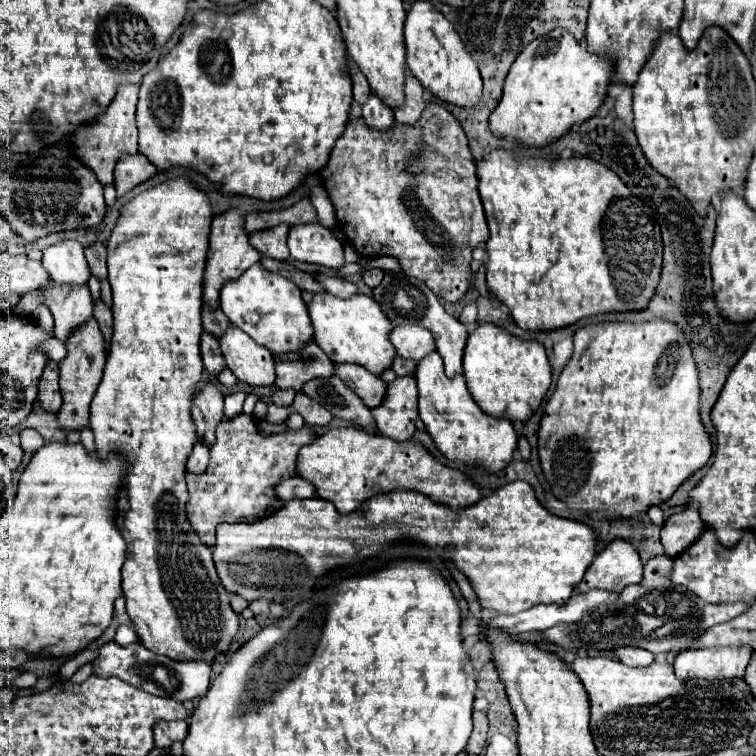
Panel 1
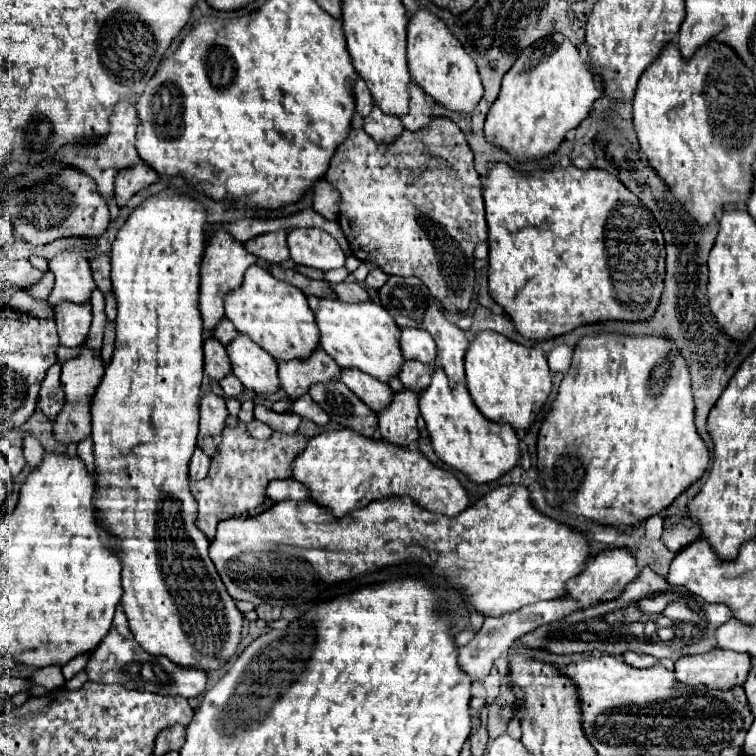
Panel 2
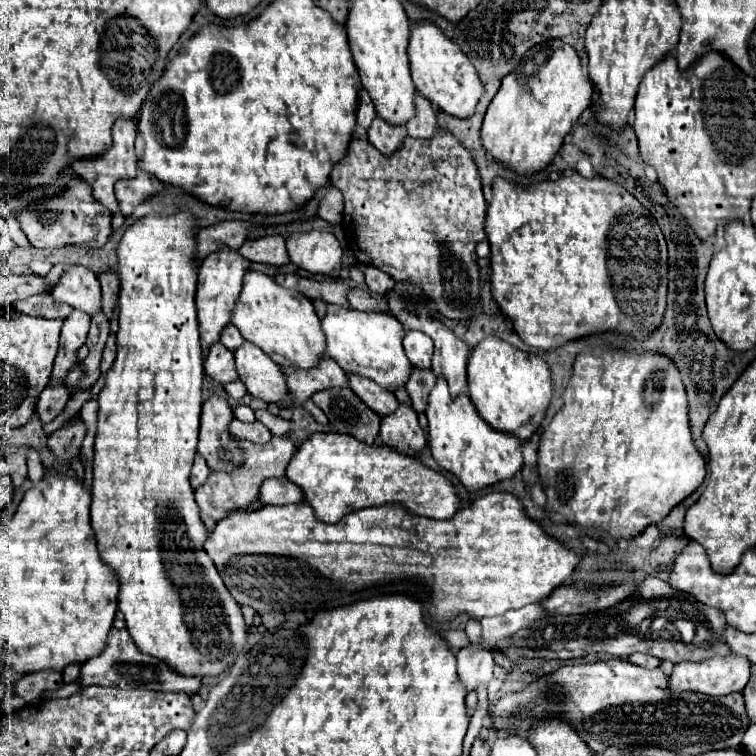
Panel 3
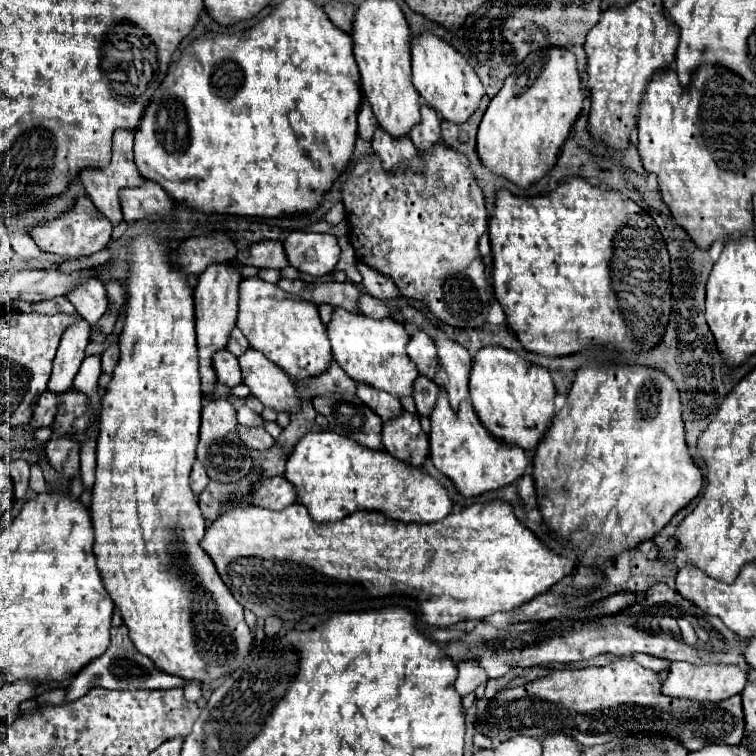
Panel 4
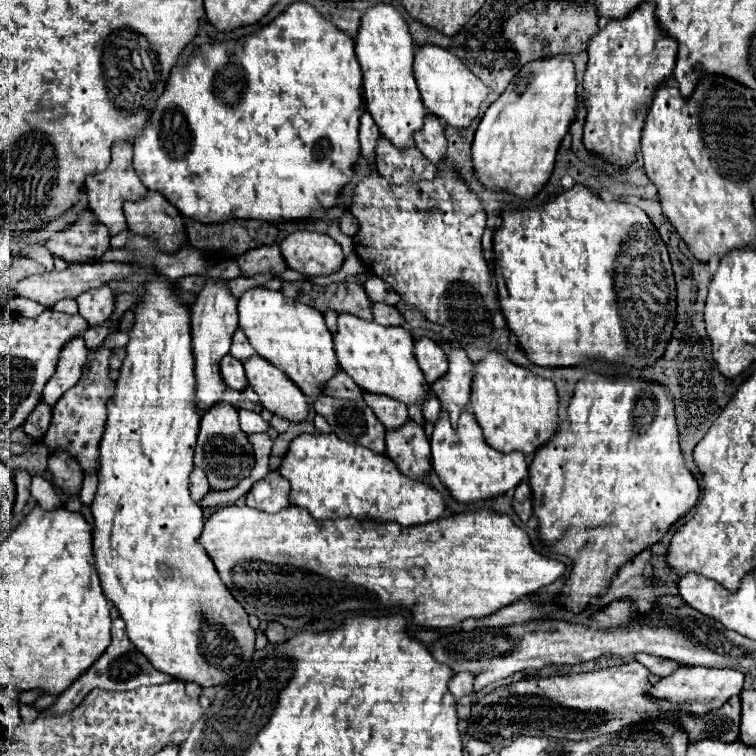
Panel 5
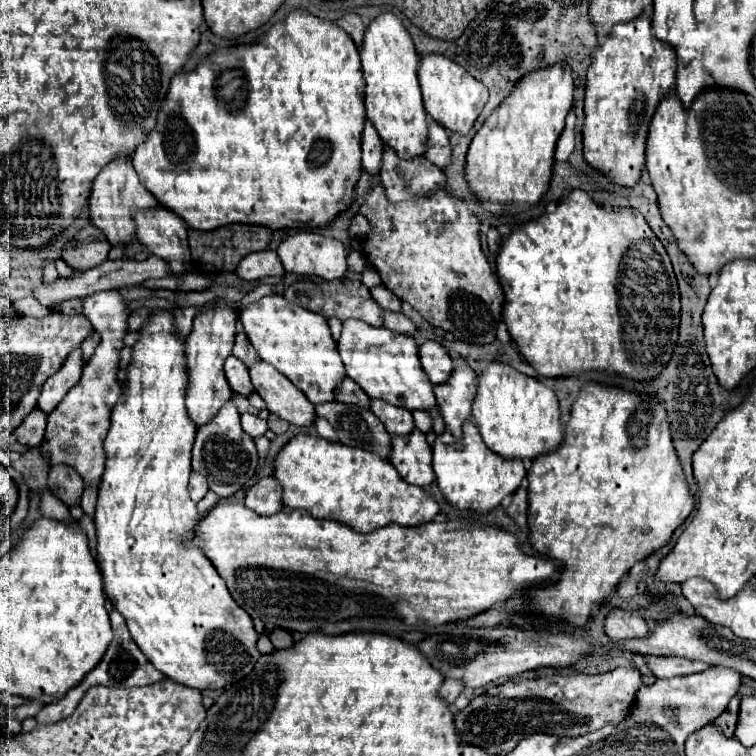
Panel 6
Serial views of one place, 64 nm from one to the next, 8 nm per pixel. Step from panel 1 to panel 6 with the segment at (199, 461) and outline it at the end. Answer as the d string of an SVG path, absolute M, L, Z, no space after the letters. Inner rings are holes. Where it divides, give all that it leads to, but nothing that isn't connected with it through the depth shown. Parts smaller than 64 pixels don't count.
M192 472L190 474L190 498L194 500L194 502L200 502L204 496L206 496L206 492L208 492L208 482L206 482L206 478L204 478L204 474L200 474L200 472Z

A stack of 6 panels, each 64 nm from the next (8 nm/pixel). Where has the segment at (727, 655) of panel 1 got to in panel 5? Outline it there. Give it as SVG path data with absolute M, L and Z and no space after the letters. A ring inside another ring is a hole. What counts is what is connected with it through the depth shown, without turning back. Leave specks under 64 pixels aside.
M678 666L670 676L662 678L652 688L652 696L666 698L670 702L686 704L684 710L690 714L706 714L712 708L720 708L728 698L740 694L744 674L734 668L704 668L704 666Z

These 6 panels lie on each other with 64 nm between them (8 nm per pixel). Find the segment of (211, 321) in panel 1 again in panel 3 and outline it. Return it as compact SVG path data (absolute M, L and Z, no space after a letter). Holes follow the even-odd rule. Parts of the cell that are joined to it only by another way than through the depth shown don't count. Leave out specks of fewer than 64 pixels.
M228 324L224 330L222 330L222 336L220 336L220 342L228 348L228 350L236 350L242 342L244 342L244 338L240 336L240 332L232 326L232 324Z

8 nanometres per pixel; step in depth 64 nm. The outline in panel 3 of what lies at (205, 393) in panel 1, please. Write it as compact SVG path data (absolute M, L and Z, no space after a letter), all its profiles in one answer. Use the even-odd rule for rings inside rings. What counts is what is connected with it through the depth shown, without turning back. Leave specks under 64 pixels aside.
M210 396L202 404L198 454L206 458L212 470L232 470L232 464L240 462L240 450L228 432L232 418L232 408L220 396Z

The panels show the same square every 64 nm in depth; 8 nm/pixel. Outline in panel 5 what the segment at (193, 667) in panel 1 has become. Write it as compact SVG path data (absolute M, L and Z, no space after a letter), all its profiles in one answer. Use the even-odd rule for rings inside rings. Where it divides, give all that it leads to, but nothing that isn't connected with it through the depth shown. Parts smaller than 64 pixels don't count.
M118 618L112 622L112 644L106 648L106 652L84 672L80 674L54 702L54 706L50 708L50 712L54 714L66 714L68 710L76 708L78 702L92 690L92 688L104 688L104 690L136 690L140 686L156 686L156 684L168 684L174 678L158 672L148 658L136 650L136 646L128 640L126 636L126 628L124 628L124 620Z

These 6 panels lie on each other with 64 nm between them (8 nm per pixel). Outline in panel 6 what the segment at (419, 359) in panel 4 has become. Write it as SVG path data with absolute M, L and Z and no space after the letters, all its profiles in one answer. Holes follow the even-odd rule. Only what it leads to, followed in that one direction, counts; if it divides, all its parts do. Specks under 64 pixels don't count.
M426 340L420 346L420 362L432 384L446 382L448 374L452 372L450 354L446 352L446 348L442 344L438 344L434 340Z

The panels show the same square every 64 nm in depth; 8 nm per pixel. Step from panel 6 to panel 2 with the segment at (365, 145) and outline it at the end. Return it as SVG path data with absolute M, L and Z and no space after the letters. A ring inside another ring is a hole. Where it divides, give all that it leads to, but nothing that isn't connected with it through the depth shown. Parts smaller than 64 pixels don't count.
M358 76L356 84L354 84L354 98L356 98L356 110L362 116L368 114L368 110L372 108L372 96L370 96L370 90L368 90L366 82L362 80L362 76Z

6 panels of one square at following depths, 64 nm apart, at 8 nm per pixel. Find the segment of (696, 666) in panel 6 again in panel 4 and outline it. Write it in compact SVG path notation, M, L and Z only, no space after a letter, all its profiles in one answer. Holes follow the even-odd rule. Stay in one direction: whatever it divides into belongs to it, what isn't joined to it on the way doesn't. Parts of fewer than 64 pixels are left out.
M634 654L632 658L634 658L634 662L638 662L640 666L650 668L650 670L656 670L656 672L660 672L660 670L664 670L664 668L670 668L670 662L668 662L668 660L660 660L660 658L654 658L654 656L648 656L648 654Z

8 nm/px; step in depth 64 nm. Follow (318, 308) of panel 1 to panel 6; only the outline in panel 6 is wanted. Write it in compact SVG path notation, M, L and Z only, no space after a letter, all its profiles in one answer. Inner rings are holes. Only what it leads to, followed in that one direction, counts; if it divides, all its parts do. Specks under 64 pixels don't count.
M344 320L342 322L342 336L338 340L338 352L340 358L346 366L346 374L370 396L370 398L380 398L386 400L394 406L406 406L408 410L430 410L436 402L434 392L432 392L432 384L428 382L428 376L424 374L418 354L416 354L416 342L412 336L408 334L400 334L388 328L378 328L378 326L370 326L362 320Z

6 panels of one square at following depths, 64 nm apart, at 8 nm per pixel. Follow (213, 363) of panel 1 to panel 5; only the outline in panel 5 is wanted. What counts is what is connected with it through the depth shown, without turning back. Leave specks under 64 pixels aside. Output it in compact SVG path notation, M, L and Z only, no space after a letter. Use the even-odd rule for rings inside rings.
M226 354L222 360L220 360L220 374L222 374L222 380L228 388L234 388L234 390L242 390L246 388L246 374L244 374L244 368L242 368L242 362L236 360L234 356Z

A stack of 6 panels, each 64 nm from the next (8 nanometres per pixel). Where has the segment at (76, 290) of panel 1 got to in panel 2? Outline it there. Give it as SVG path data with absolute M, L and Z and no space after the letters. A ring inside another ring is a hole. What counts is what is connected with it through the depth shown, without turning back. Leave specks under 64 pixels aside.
M62 300L54 306L54 320L62 346L78 346L84 342L90 322L92 322L92 306L90 302L70 302Z

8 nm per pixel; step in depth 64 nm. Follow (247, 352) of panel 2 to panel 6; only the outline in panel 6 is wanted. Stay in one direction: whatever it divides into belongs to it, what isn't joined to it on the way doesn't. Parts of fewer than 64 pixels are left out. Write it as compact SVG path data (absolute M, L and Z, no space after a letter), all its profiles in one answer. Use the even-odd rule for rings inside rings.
M258 360L248 368L248 372L254 390L262 396L266 408L272 414L280 416L282 420L288 420L294 426L314 424L314 404L310 404L310 400L274 366L268 366L264 360Z

